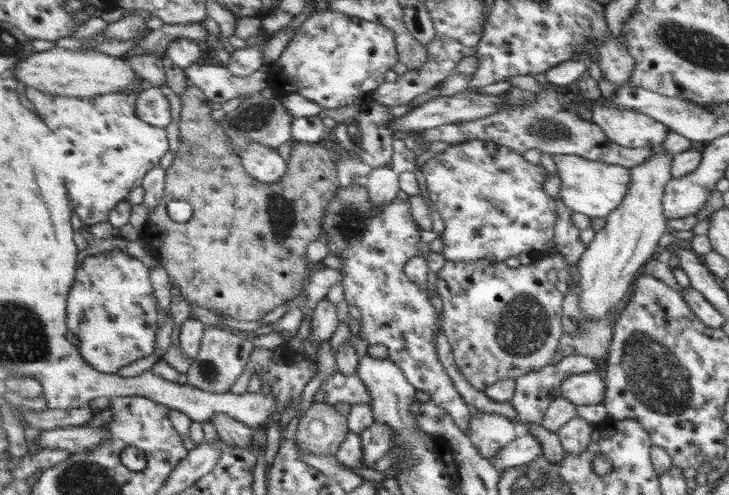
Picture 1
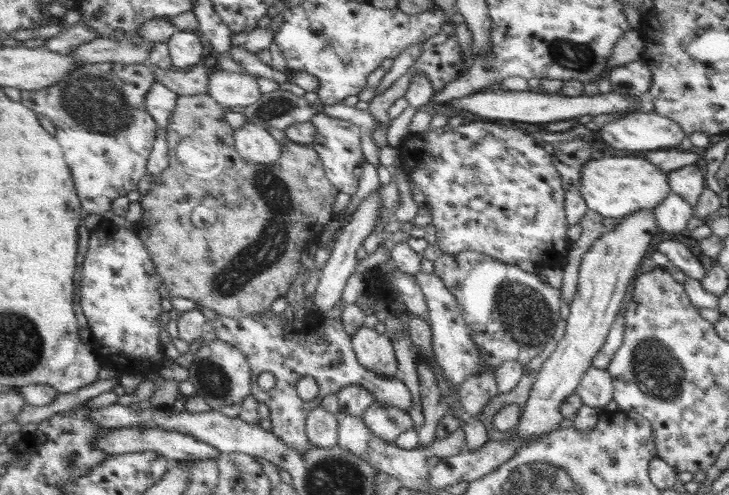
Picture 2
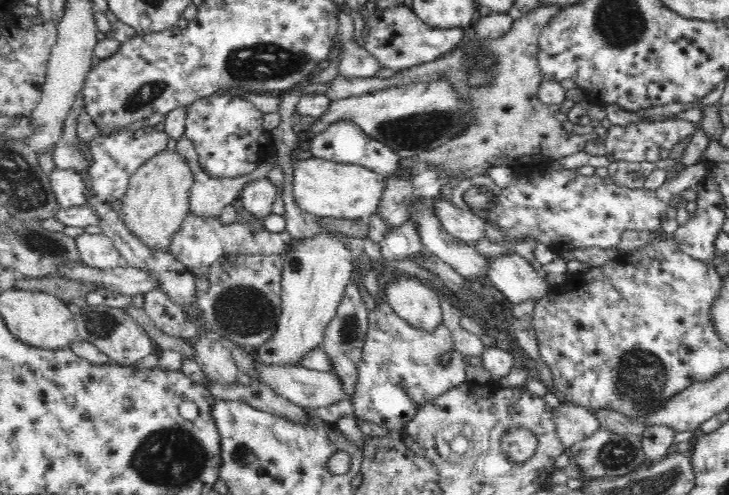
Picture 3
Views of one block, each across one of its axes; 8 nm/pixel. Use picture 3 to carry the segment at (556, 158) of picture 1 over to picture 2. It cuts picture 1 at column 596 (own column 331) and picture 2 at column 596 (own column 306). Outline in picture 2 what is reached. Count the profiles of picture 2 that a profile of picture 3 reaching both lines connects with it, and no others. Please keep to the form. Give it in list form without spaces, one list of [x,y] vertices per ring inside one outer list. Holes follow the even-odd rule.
[[[609,156],[599,160],[589,160],[581,168],[579,194],[587,208],[601,214],[603,218],[627,218],[629,214],[641,210],[653,210],[671,192],[667,184],[667,174],[653,166],[645,158],[635,156]]]

